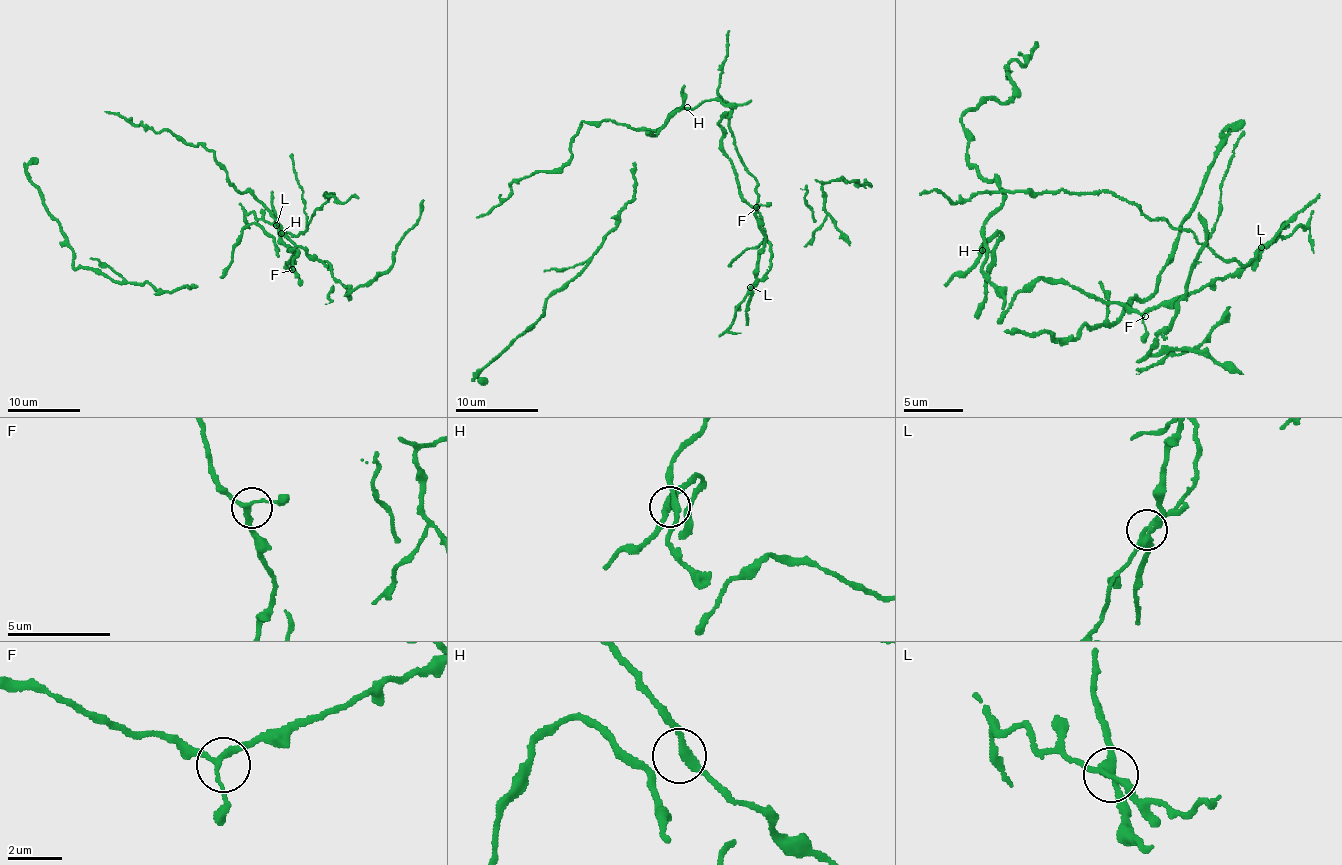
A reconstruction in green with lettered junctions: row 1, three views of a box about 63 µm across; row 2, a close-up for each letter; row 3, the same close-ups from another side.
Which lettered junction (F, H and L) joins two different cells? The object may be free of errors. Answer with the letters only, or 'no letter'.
L

